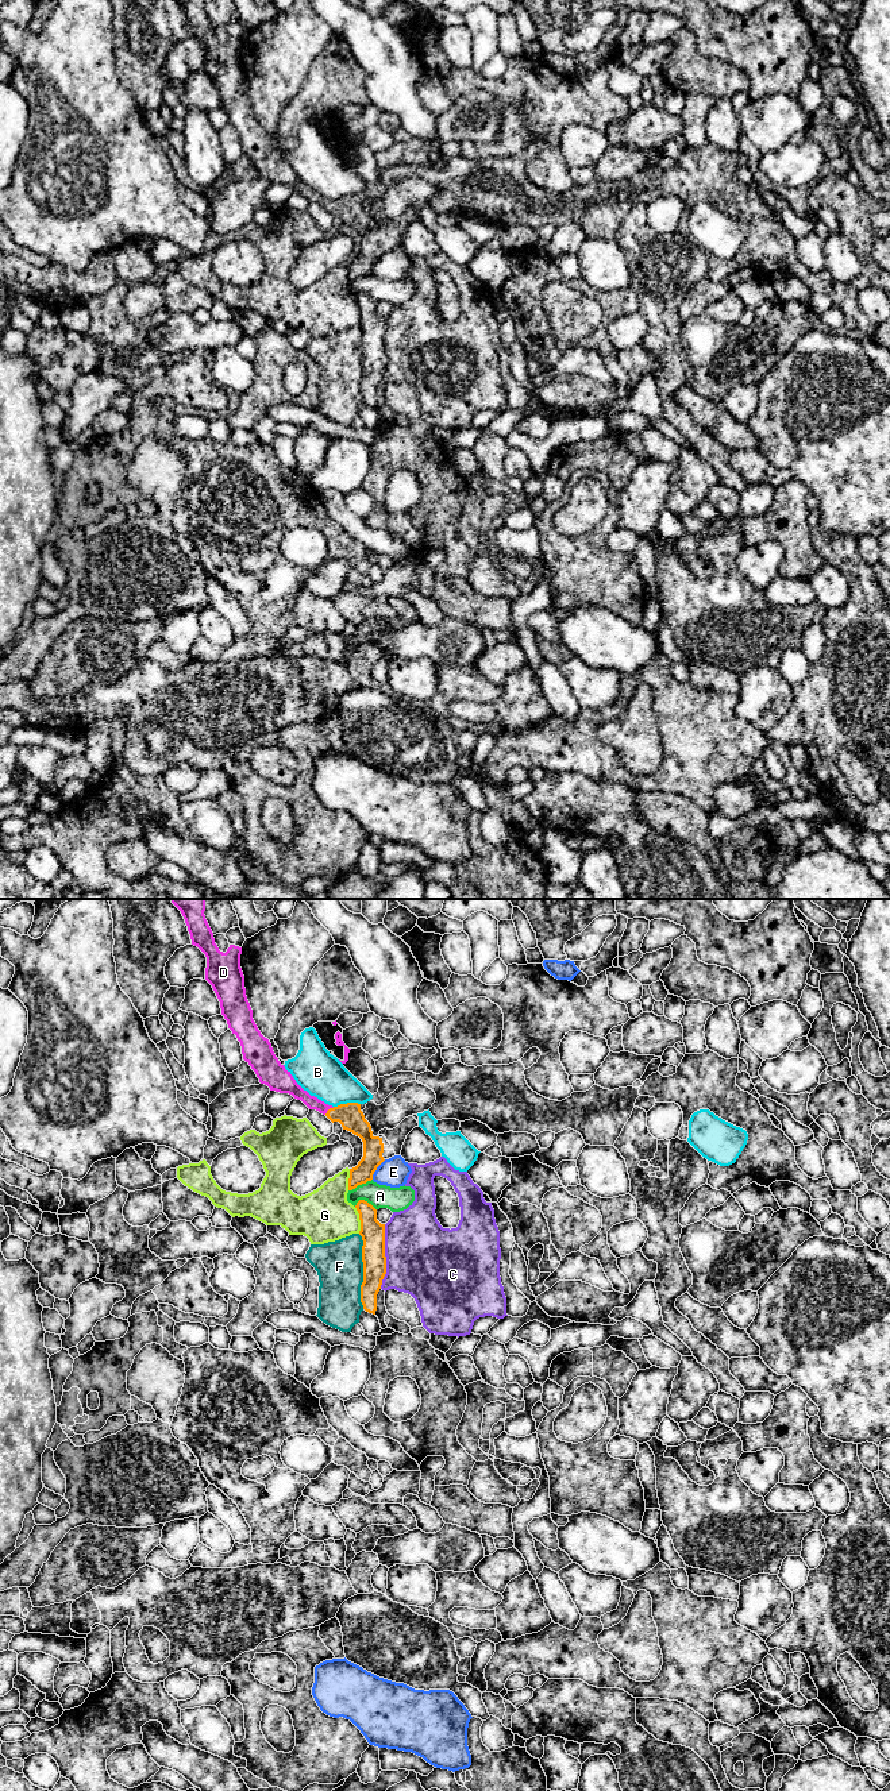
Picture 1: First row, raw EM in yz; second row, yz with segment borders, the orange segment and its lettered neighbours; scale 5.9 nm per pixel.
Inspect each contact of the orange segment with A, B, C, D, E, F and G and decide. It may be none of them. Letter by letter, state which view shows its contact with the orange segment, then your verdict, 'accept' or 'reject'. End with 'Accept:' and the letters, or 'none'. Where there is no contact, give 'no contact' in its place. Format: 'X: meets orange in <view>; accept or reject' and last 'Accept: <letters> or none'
A: meets orange in yz; reject
B: meets orange in yz; reject
C: meets orange in yz; reject
D: meets orange in yz; accept
E: meets orange in yz; reject
F: meets orange in yz; reject
G: meets orange in yz; reject
Accept: D

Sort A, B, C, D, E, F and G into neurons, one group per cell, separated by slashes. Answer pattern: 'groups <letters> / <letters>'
groups A / B / C / D / E / F / G

